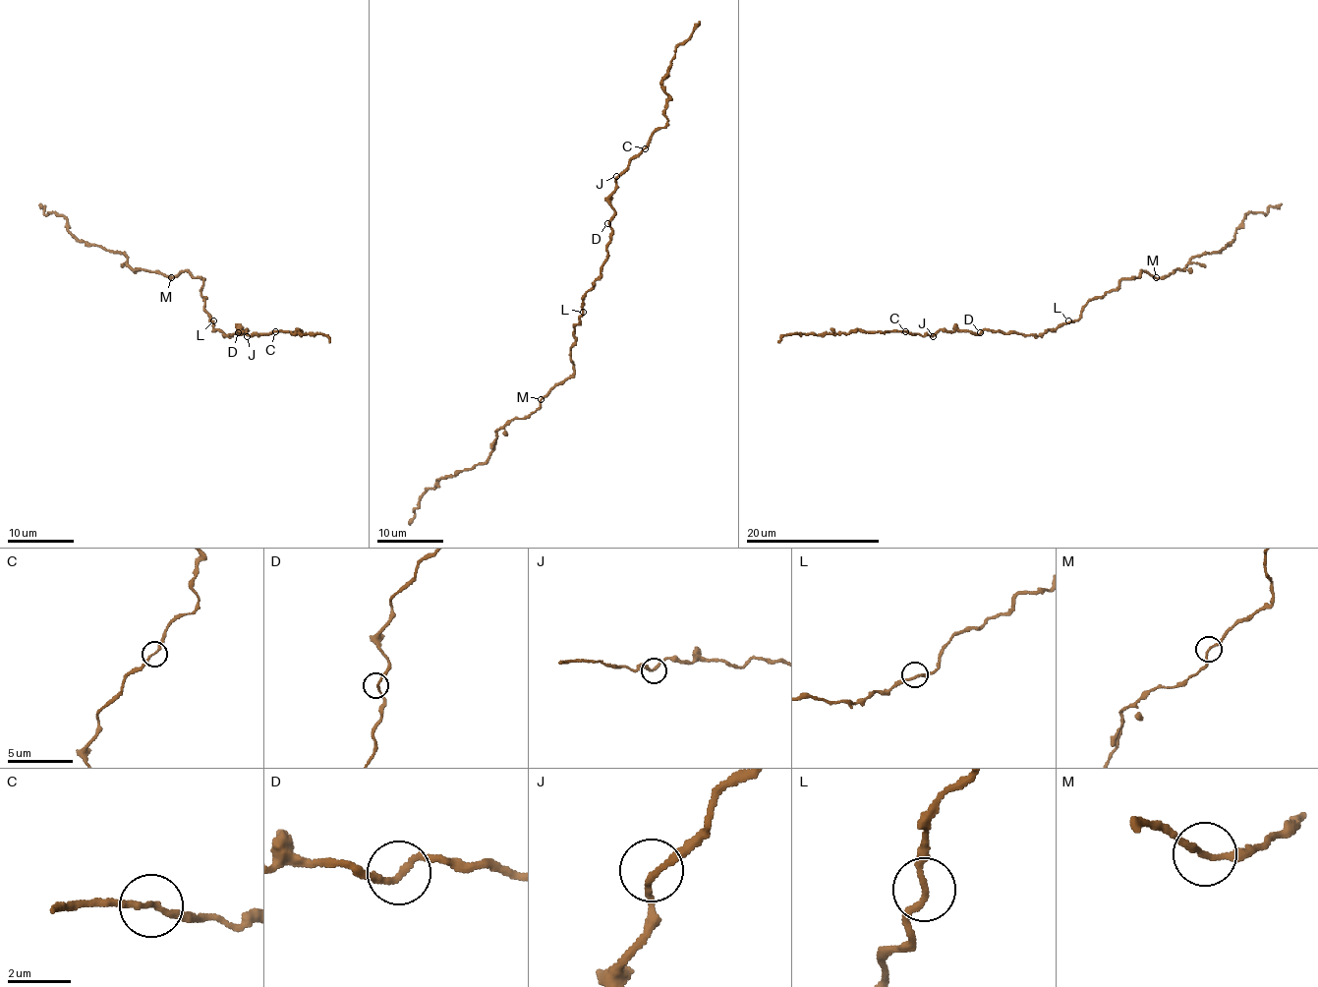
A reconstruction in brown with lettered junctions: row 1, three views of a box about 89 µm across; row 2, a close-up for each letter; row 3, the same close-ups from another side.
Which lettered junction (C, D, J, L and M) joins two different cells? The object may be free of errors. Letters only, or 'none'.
none

